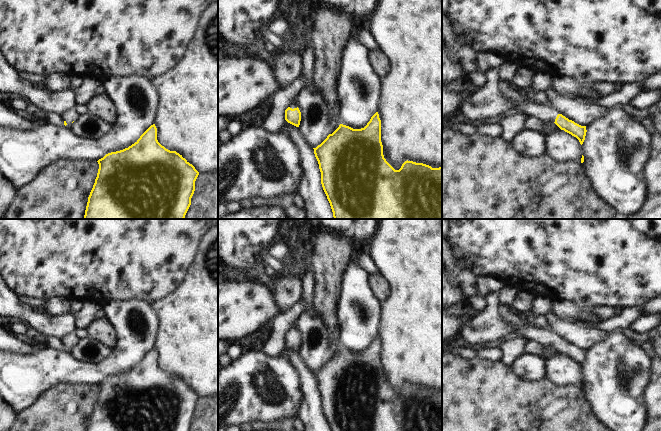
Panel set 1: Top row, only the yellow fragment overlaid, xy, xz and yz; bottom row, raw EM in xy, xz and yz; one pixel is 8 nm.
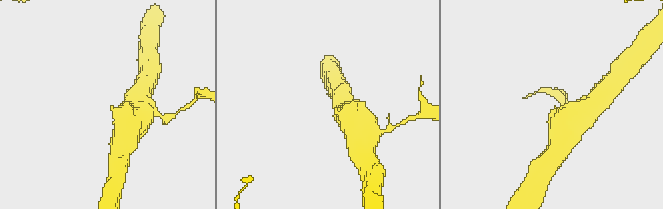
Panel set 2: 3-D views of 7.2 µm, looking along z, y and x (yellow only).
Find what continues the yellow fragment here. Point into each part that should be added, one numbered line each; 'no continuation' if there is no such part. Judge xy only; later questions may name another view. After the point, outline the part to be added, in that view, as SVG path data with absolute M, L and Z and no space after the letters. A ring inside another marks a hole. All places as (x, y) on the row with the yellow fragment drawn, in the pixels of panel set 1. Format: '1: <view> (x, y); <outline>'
1: xy (69, 116); M70 109L61 114L62 119L67 123L68 126L76 119L77 114L74 109Z

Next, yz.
1: yz (522, 105); M500 80L500 89L502 93L511 99L515 105L515 112L521 114L529 114L541 120L550 120L555 122L558 110L554 109L550 104L537 104L531 98L523 98L517 94L510 86L511 83Z

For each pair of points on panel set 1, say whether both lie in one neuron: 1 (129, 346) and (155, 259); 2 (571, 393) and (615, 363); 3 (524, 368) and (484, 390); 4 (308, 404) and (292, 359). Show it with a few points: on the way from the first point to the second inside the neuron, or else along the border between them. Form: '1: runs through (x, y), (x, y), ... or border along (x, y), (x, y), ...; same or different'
1: border along (120, 300), (144, 300), (150, 304); different
2: border along (581, 387), (585, 399), (591, 408); different
3: border along (510, 367), (520, 378), (537, 381); different
4: runs through (308, 393), (308, 384), (302, 370); same

